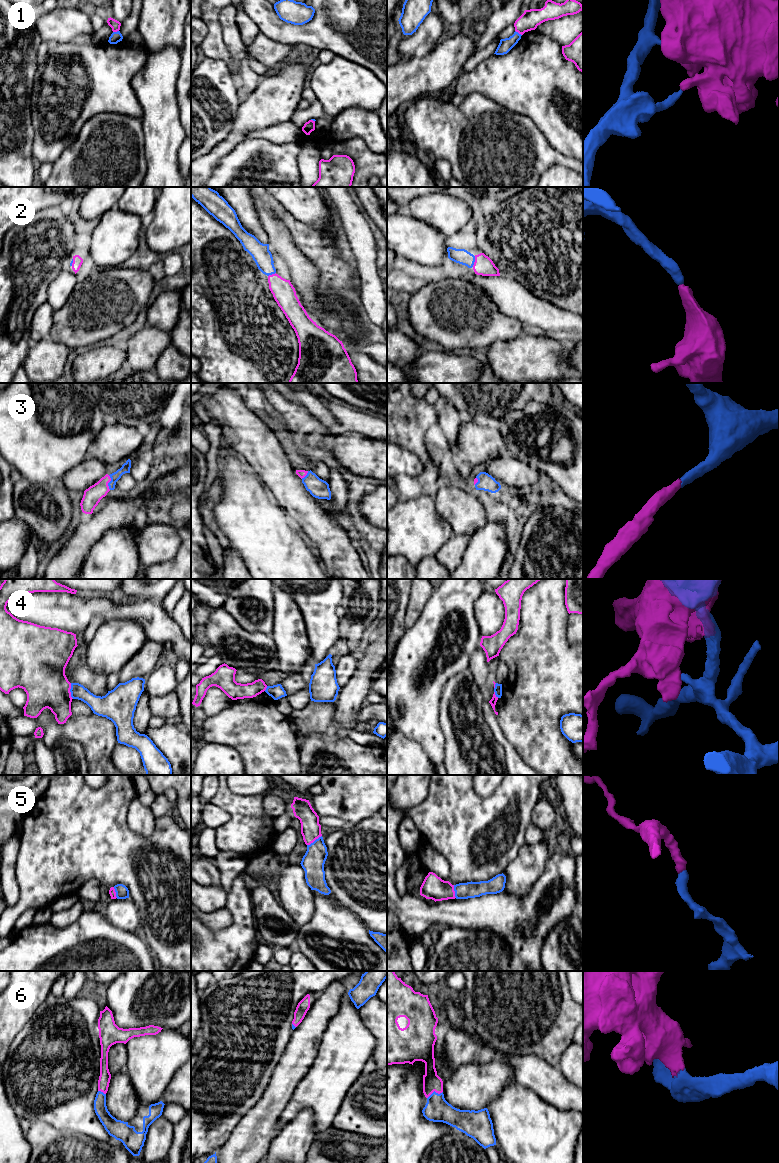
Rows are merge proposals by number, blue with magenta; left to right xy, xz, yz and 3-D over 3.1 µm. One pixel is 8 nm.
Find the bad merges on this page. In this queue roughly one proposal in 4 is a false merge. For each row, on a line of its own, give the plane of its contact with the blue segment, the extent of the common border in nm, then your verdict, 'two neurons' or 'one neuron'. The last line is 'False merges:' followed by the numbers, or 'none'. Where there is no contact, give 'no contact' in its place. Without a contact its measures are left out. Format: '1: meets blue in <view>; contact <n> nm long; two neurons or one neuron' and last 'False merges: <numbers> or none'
1: meets blue in yz; contact 70 nm long; two neurons
2: meets blue in yz; contact 90 nm long; one neuron
3: meets blue in xy; contact 120 nm long; one neuron
4: meets blue in xy; contact 130 nm long; two neurons
5: meets blue in xz; contact 150 nm long; one neuron
6: meets blue in yz; contact 140 nm long; one neuron
False merges: 1, 4

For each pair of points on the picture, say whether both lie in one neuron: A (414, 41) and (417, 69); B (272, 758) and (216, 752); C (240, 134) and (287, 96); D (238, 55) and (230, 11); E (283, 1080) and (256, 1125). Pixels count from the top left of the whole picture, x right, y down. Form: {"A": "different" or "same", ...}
{"A": "different", "B": "different", "C": "same", "D": "same", "E": "same"}

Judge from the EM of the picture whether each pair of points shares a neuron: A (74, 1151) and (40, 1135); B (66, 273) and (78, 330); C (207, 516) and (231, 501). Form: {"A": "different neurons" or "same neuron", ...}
{"A": "same neuron", "B": "different neurons", "C": "different neurons"}

